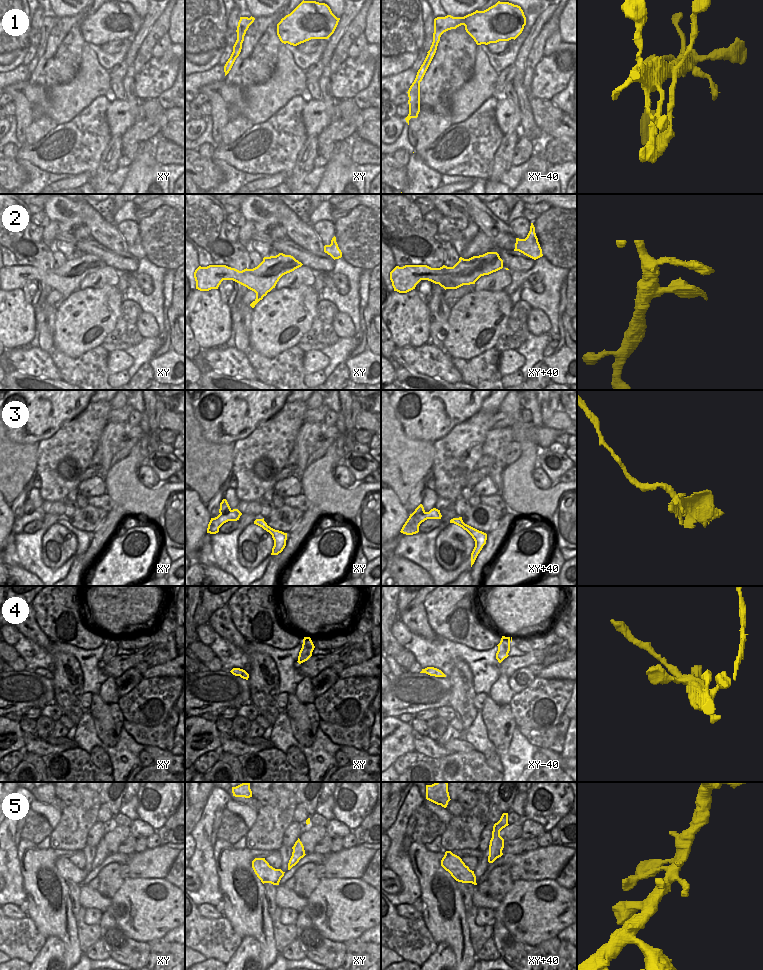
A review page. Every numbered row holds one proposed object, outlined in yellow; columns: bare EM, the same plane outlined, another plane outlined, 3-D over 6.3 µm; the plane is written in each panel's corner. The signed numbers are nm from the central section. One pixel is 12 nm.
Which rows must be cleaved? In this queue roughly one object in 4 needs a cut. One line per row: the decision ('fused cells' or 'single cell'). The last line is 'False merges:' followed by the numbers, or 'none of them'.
1: single cell
2: single cell
3: fused cells
4: single cell
5: single cell
False merges: 3

